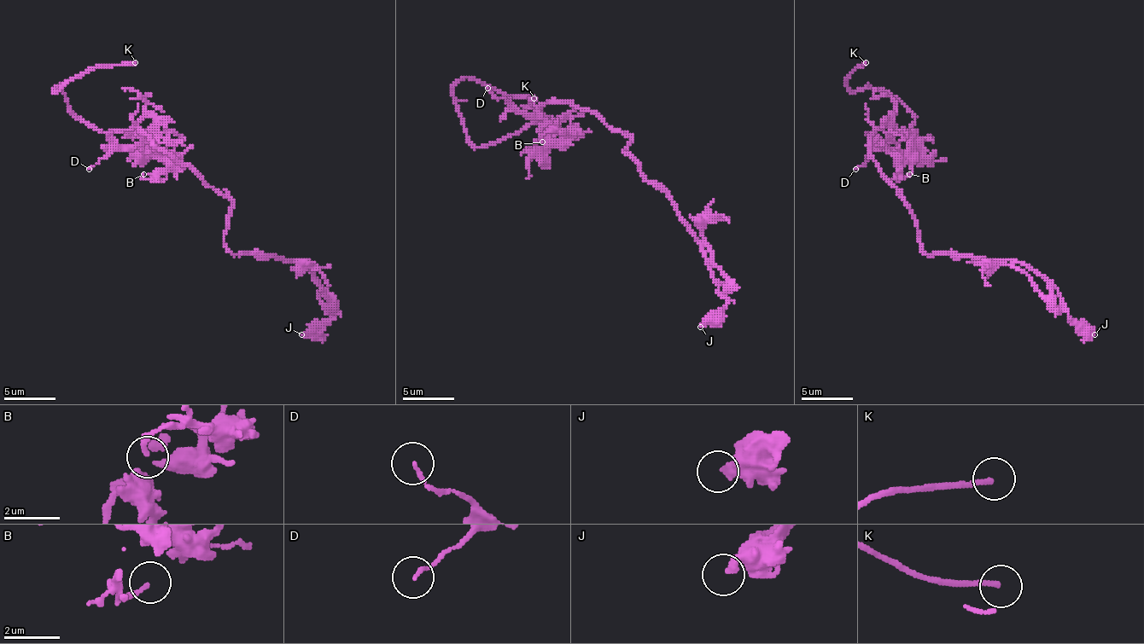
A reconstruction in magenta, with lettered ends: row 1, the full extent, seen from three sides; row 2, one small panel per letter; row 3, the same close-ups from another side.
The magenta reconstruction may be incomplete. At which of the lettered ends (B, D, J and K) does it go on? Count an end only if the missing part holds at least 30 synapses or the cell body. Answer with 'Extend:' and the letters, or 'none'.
Extend: K

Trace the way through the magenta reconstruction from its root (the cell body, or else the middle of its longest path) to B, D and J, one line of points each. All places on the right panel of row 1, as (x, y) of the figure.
B: (889, 182), (871, 155), (871, 137), (889, 117), (907, 137), (899, 179), (909, 174)
D: (889, 182), (871, 155), (871, 137), (889, 122), (889, 117), (894, 135), (884, 145), (878, 145), (855, 169)
J: (889, 182), (907, 202), (920, 246), (928, 254), (1008, 259), (1094, 334)

